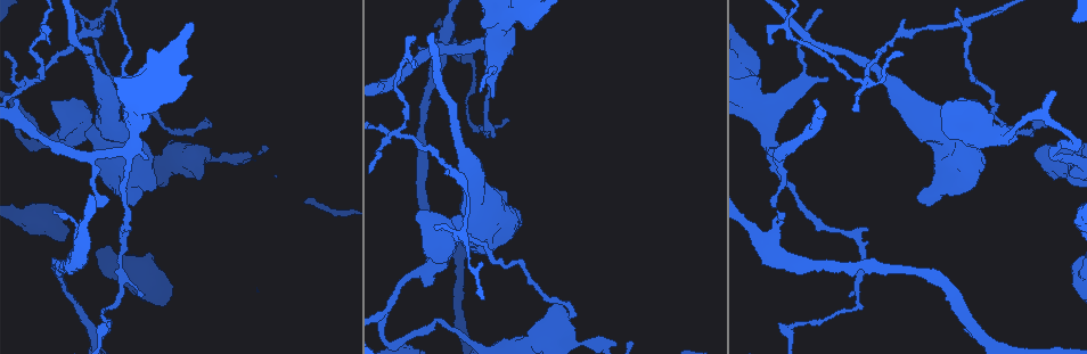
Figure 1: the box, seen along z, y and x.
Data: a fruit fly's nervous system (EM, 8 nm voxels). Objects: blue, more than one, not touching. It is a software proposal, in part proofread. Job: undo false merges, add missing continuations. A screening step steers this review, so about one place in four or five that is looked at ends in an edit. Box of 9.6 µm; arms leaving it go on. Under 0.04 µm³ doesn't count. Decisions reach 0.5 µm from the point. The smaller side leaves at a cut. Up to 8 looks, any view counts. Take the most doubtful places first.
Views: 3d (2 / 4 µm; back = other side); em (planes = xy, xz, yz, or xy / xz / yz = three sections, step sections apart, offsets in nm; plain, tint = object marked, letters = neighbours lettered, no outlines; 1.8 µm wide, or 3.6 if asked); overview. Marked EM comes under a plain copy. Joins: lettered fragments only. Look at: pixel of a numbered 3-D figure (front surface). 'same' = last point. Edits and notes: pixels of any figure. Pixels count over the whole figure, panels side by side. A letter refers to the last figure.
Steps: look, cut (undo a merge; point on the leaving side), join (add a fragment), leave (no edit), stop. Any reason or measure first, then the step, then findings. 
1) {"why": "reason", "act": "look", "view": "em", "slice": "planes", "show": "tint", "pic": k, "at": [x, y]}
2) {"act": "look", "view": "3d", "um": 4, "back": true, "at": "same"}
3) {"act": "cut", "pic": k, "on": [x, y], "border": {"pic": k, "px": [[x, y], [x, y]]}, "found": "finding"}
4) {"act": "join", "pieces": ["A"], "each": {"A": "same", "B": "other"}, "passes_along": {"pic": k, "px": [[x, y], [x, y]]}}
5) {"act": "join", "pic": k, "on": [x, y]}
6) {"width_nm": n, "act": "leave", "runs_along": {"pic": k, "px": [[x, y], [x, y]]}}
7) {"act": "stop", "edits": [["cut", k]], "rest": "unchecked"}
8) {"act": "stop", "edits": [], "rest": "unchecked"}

{"act": "look", "view": "em", "um": 3.6, "slice": "planes", "show": "letters", "pic": 1, "at": [480, 224]}

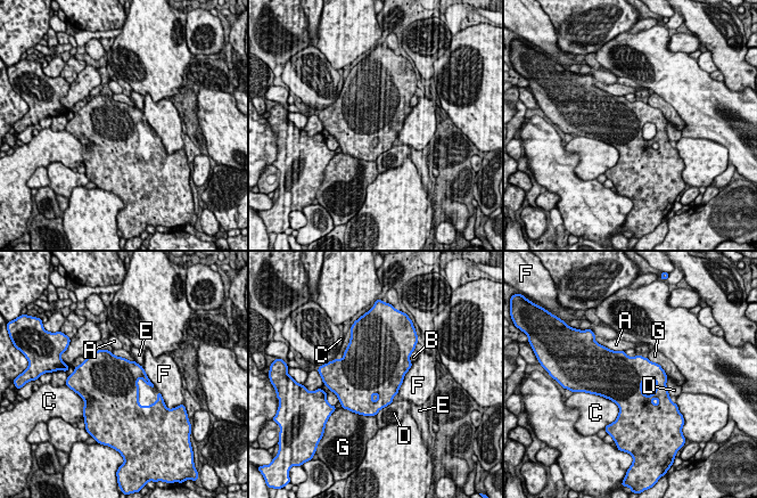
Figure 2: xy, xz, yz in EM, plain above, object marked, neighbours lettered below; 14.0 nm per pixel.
{"width_nm": 650, "act": "leave", "each": {"A": "other", "B": "other", "C": "other", "D": "other", "E": "other", "F": "other", "G": "other"}, "border": {"pic": 2, "px": [[109, 351], [134, 361]]}, "found": "one neuron here"}

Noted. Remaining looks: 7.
{"why": "tapers out", "act": "look", "view": "3d", "um": 4, "pic": 1, "at": [417, 46]}

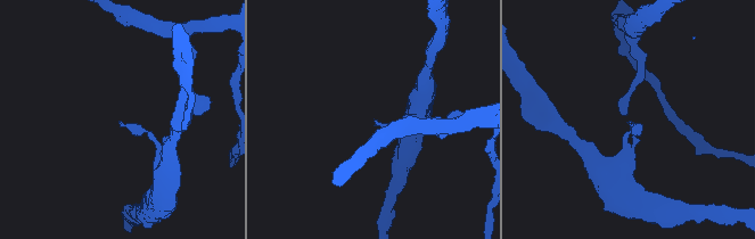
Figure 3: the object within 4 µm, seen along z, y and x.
{"why": "need the tissue", "act": "look", "view": "em", "slice": "xy", "step": 4, "show": "letters", "pic": 3, "at": [122, 122]}

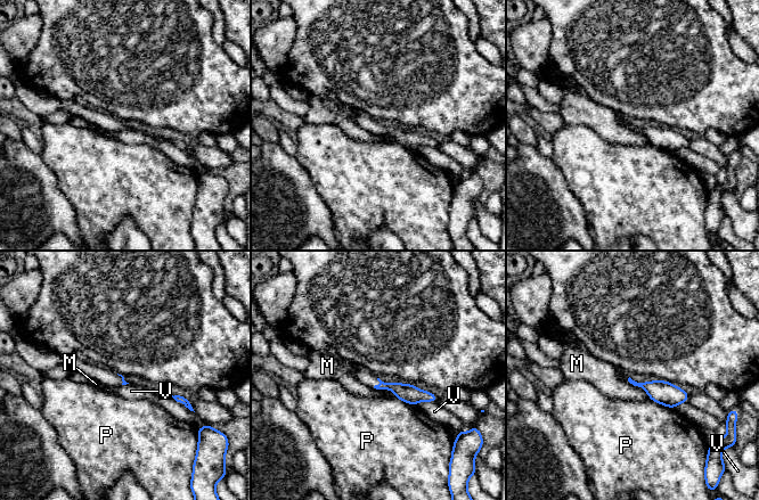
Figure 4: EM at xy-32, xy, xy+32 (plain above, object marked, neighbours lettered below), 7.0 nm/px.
{"act": "look", "view": "em", "slice": "planes", "show": "letters", "at": "same"}

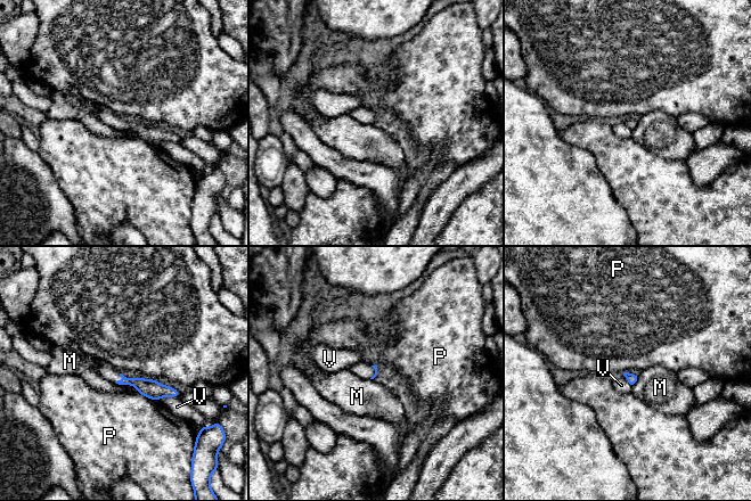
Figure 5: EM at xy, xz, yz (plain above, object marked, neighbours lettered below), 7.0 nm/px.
{"longest_contact_nm": ["V", 160], "act": "leave", "each": {"M": "other", "P": "other", "V": "other"}, "found": "none of them fits"}

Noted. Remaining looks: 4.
{"why": "sharp bend", "act": "look", "view": "3d", "um": 4, "pic": 1, "at": [75, 161]}

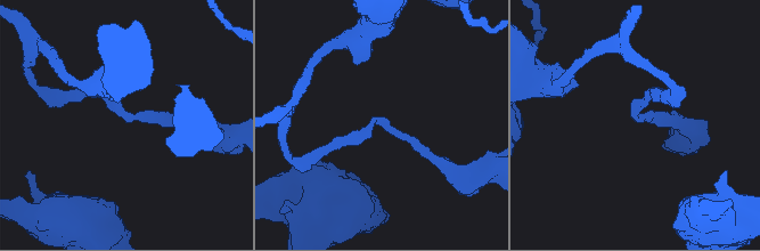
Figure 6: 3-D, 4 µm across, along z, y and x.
{"act": "look", "view": "em", "slice": "xz", "step": 8, "show": "letters", "pic": 6, "at": [125, 119]}

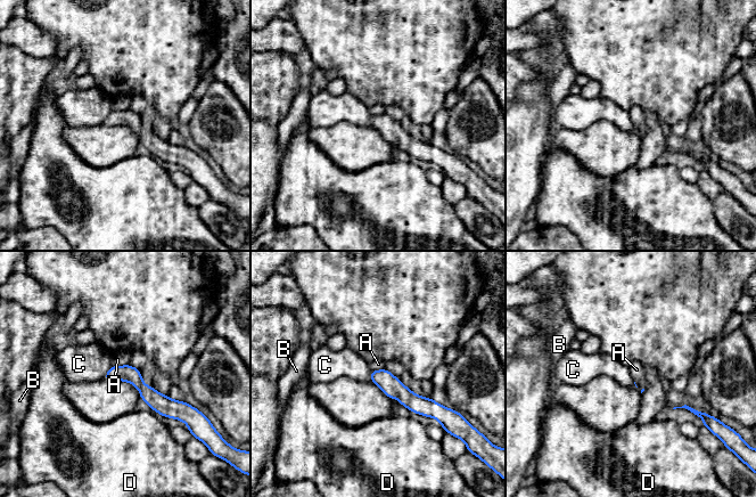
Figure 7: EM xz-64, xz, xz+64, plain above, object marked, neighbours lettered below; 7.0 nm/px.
{"longest_contact_nm": ["A", 130], "act": "leave", "each": {"A": "other", "B": "other", "C": "other", "D": "other"}, "runs_along": {"pic": 7, "px": [[107, 377], [130, 375], [181, 413]]}, "found": "all the same neuron"}

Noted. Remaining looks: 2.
{"act": "stop", "edits": [], "rest": "unchecked"}

